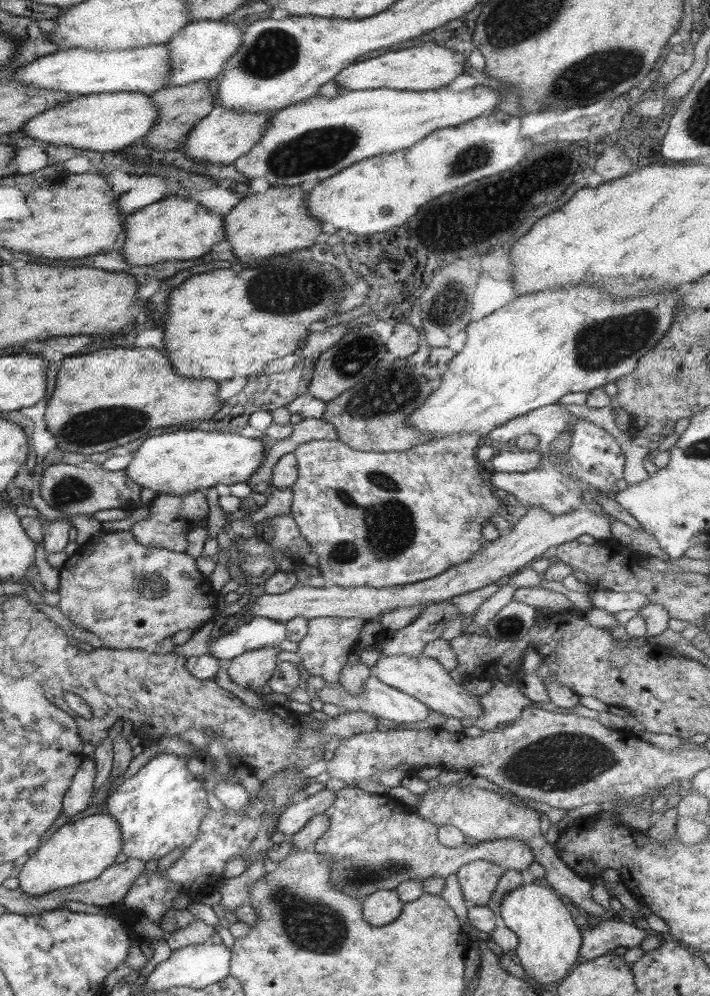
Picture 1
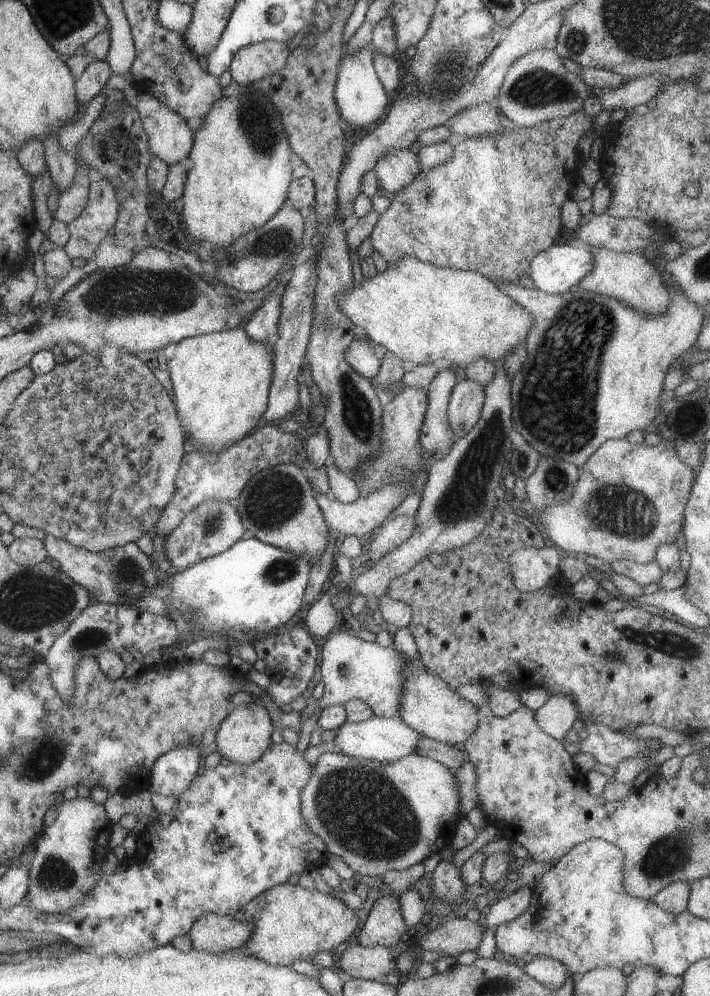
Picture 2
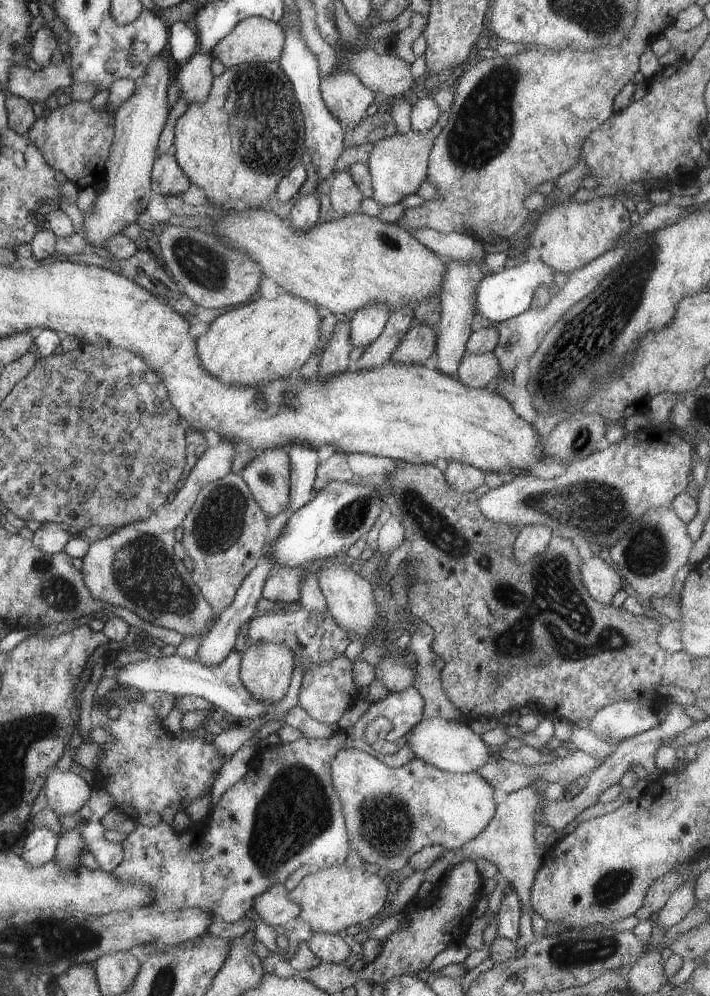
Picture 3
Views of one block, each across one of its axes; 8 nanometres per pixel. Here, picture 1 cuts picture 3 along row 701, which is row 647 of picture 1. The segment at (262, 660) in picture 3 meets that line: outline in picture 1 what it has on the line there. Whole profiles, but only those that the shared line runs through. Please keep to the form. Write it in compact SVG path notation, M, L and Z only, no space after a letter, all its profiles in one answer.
M263 647L239 654L228 662L229 679L243 689L259 693L279 663L279 647Z

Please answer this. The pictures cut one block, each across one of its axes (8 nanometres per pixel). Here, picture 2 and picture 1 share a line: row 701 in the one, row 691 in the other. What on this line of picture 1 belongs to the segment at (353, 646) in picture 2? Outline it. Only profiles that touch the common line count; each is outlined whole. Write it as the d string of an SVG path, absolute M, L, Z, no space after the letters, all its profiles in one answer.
M372 672L366 678L365 683L363 683L363 691L359 695L351 695L339 683L335 683L335 685L324 685L315 692L315 697L322 704L335 704L340 710L347 713L367 712L367 714L371 714L376 718L385 718L385 720L396 723L409 724L409 722L421 722L429 714L429 709L424 704L421 704L417 699L404 692L399 692L399 690L379 682L377 676Z

